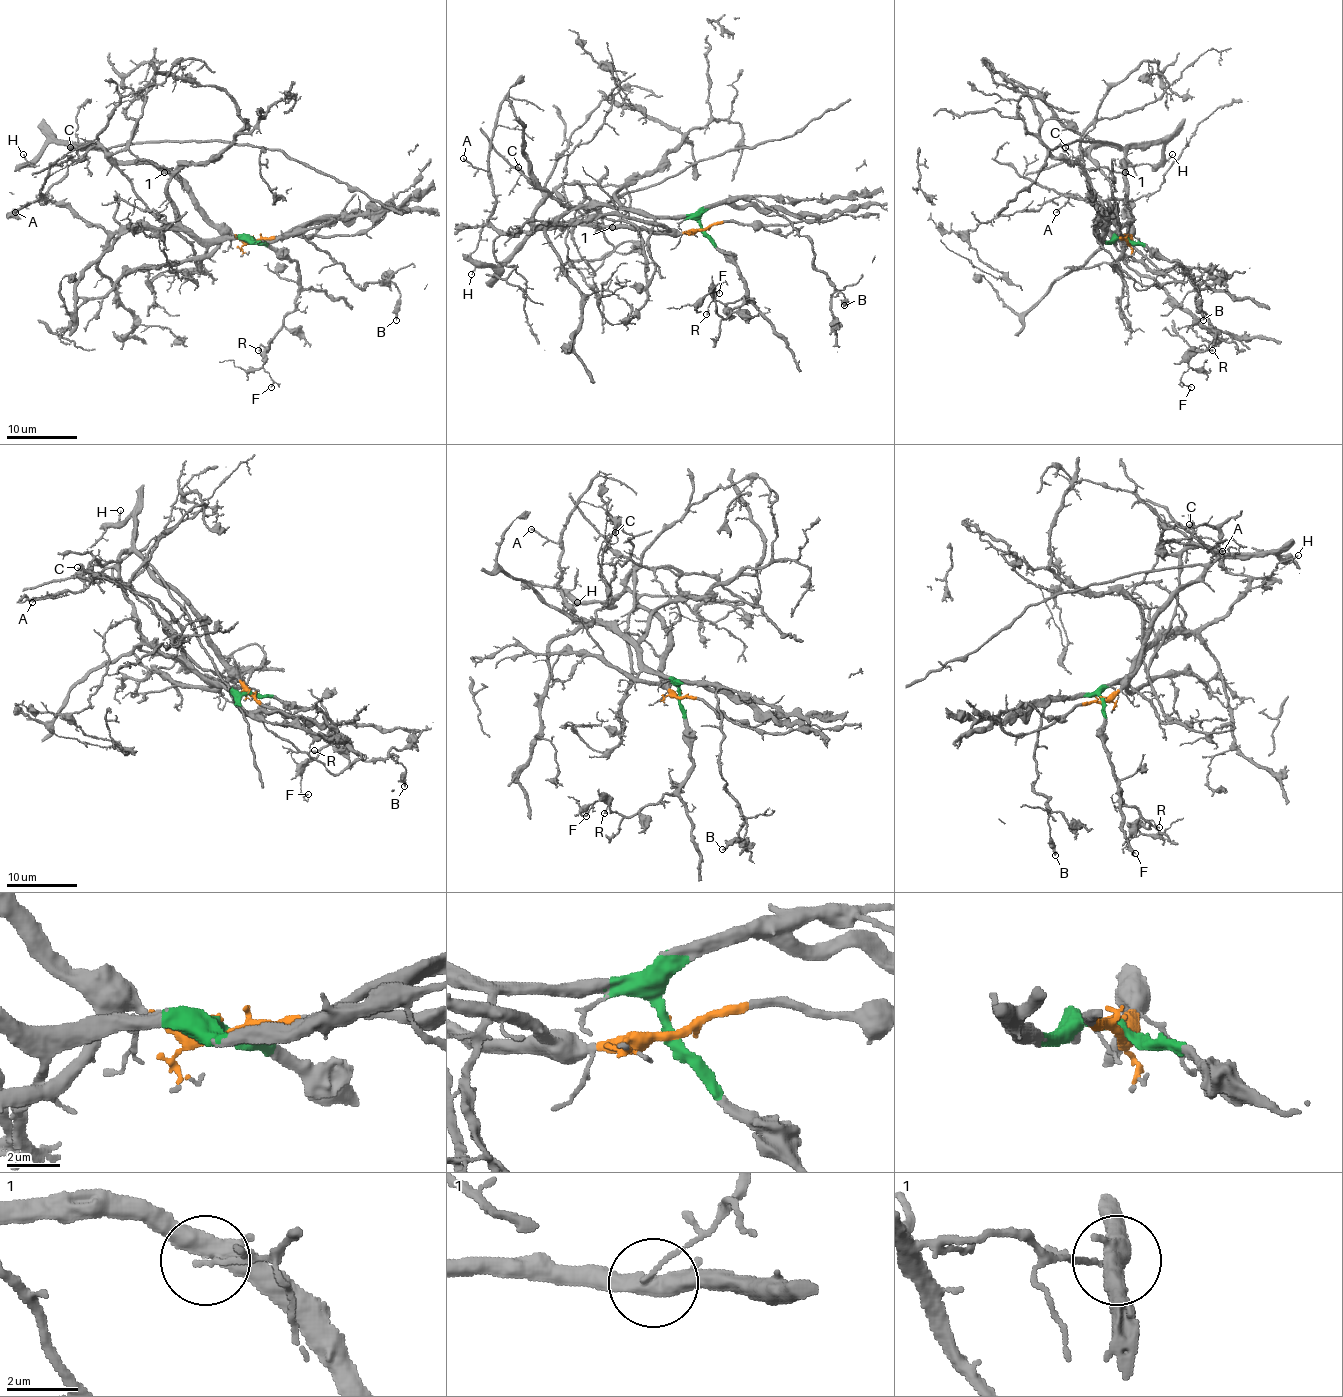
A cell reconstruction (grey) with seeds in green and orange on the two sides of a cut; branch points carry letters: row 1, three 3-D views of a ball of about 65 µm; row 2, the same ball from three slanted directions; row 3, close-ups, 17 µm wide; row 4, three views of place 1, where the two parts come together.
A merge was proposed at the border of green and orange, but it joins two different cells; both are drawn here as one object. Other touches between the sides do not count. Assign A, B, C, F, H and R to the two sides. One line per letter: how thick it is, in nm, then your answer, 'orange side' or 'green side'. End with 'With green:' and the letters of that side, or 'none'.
A: calibre 160 nm; green side
B: calibre 240 nm; green side
C: calibre 120 nm; orange side
F: calibre 100 nm; green side
H: calibre 130 nm; orange side
R: calibre 150 nm; green side
With green: A, B, F, R

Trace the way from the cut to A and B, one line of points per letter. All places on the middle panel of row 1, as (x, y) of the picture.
A: (702, 228), (687, 216), (572, 206), (530, 232), (502, 232), (489, 220), (494, 204), (489, 174), (463, 158)
B: (702, 228), (701, 216), (711, 207), (739, 198), (761, 200), (810, 241), (814, 264), (847, 301), (843, 304)

